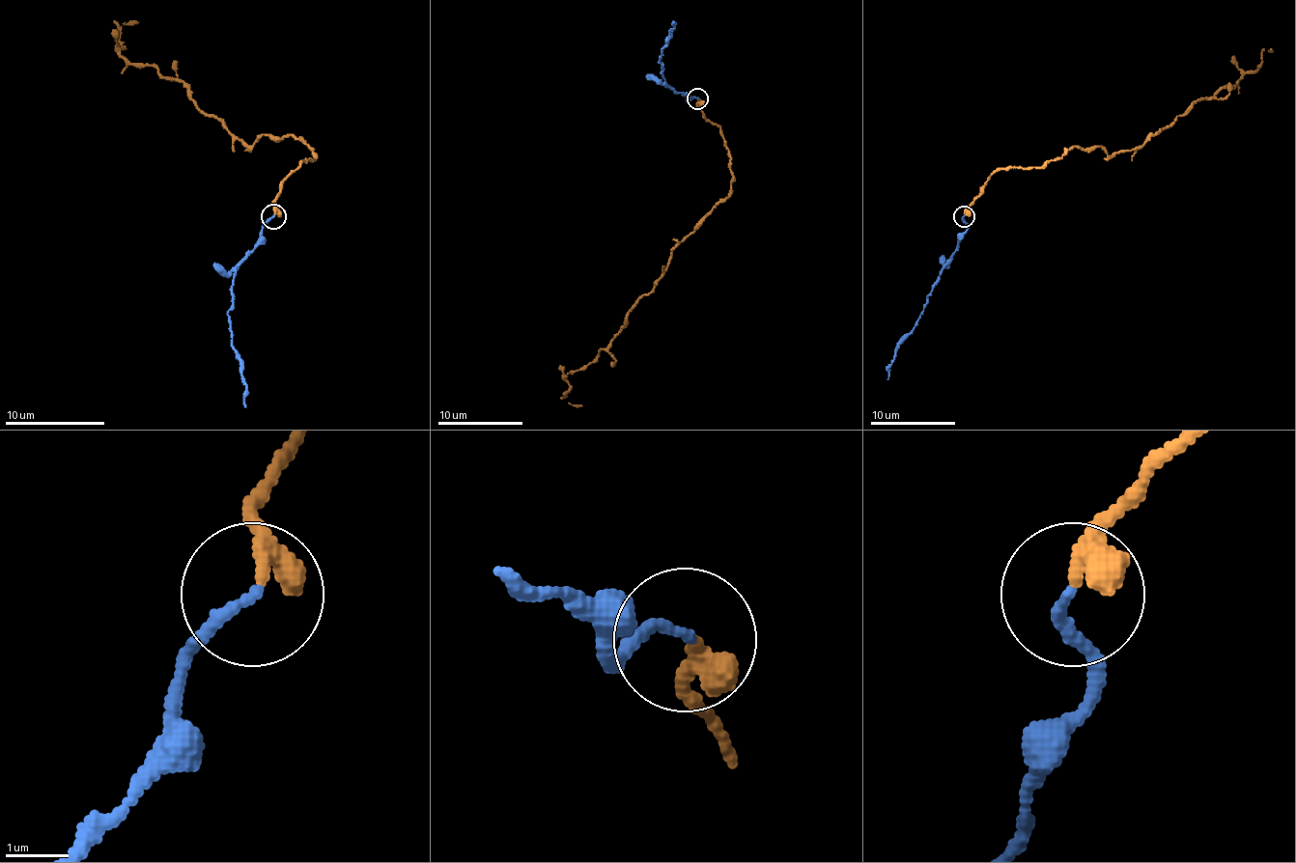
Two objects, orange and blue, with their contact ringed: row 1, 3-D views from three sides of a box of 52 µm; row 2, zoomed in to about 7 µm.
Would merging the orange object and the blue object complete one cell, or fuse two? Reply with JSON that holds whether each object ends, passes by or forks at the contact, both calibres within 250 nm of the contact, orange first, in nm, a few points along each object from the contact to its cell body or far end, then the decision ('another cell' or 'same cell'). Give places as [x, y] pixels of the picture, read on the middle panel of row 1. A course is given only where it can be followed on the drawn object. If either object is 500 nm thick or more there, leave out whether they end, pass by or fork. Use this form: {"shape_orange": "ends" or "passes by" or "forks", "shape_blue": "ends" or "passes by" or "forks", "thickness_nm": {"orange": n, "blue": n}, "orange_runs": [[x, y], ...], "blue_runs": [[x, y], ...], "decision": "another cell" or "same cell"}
{"shape_orange": "ends", "shape_blue": "ends", "thickness_nm": {"orange": 380, "blue": 170}, "orange_runs": [[698, 98], [721, 130], [732, 190], [676, 245], [608, 346], [566, 377], [570, 388], [563, 399], [582, 405]], "blue_runs": [[698, 98], [687, 100], [662, 74], [660, 58], [674, 21]], "decision": "same cell"}

